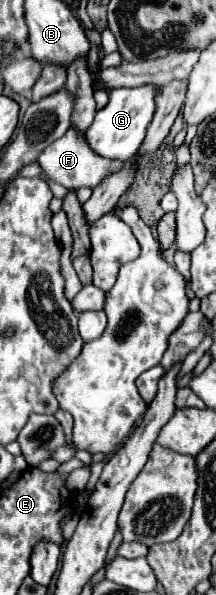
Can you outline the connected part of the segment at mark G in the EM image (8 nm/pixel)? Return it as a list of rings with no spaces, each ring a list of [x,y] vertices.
[[[146,84],[140,88],[116,88],[110,92],[110,102],[96,112],[92,126],[88,128],[88,144],[100,152],[100,156],[130,160],[146,136],[146,128],[156,112],[158,86]]]

